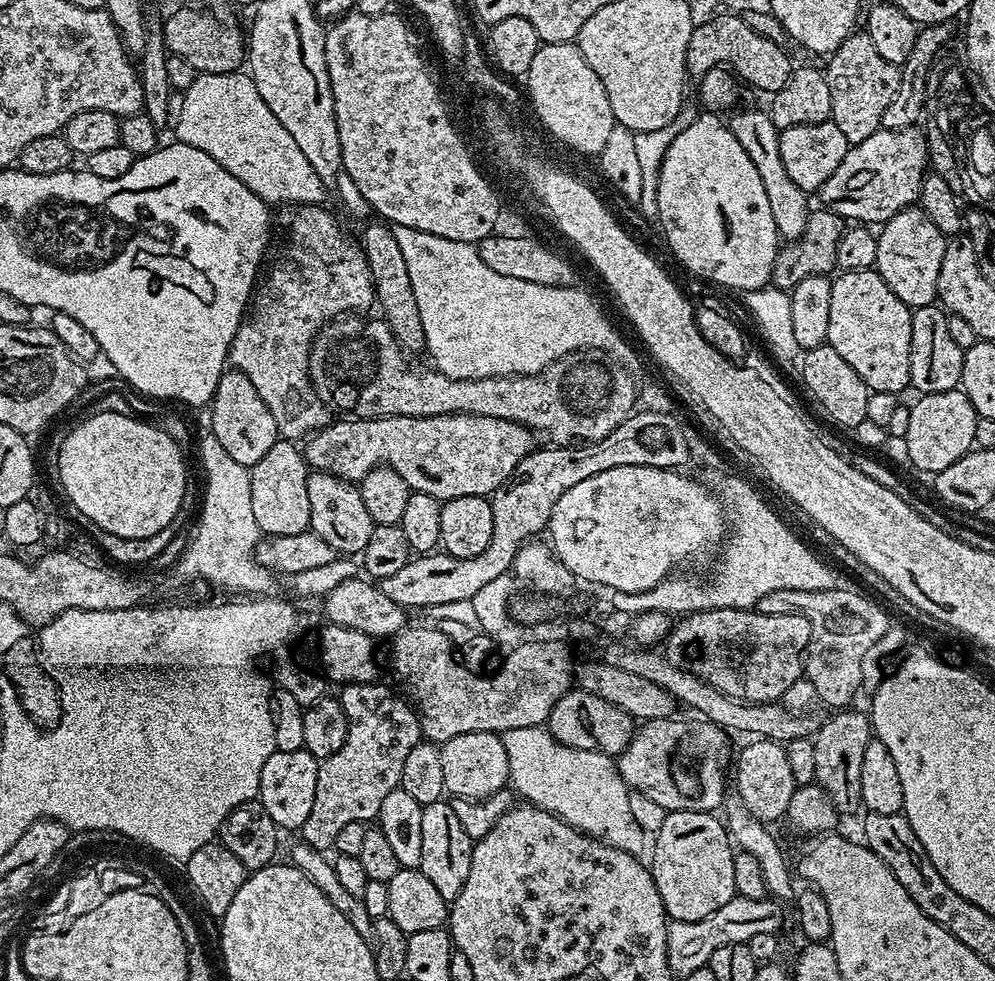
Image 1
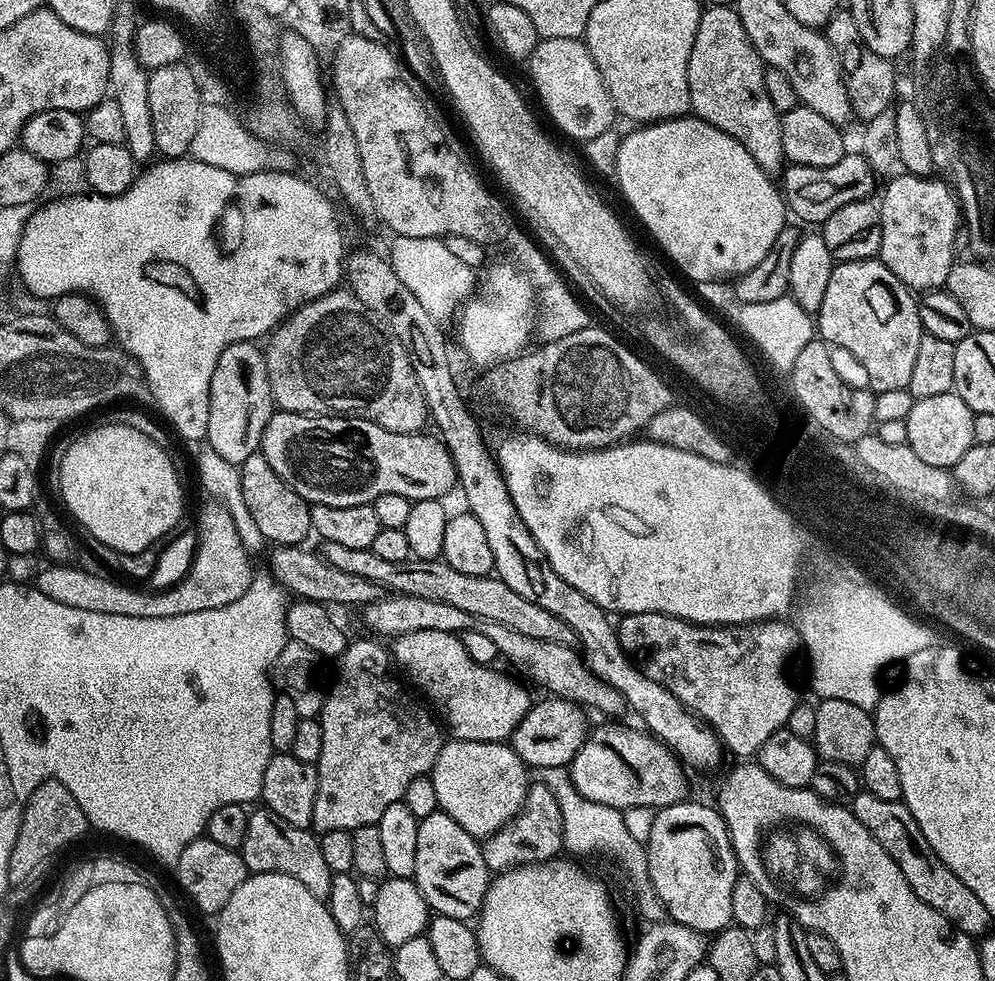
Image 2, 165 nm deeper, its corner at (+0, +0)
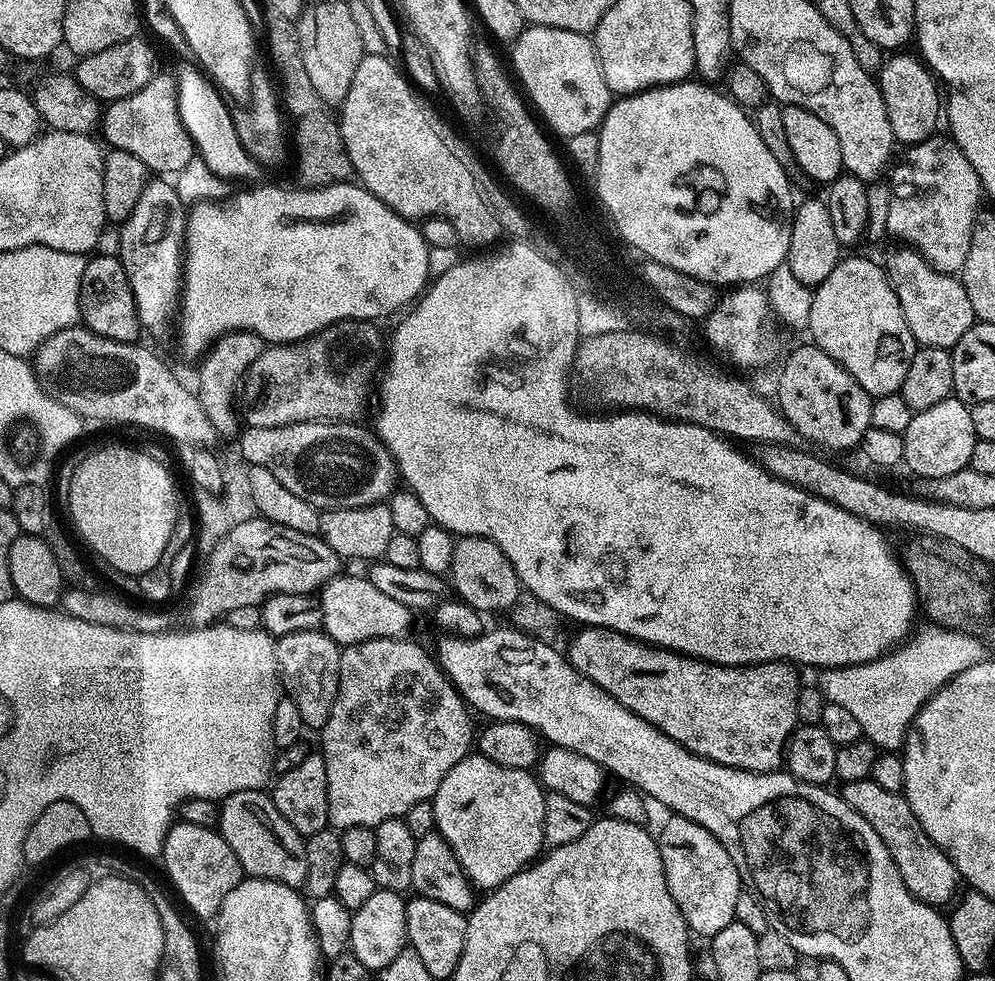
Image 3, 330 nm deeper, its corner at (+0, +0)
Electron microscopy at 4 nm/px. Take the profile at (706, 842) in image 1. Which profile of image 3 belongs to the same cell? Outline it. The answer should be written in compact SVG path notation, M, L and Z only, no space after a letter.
M672 814L667 818L669 820L658 831L658 843L670 898L674 898L678 910L682 910L682 918L689 933L696 935L697 932L700 936L711 938L718 934L718 930L723 930L735 921L734 906L738 903L738 894L742 890L740 875L734 862L730 862L730 854L726 854L722 842L718 842L718 838L714 838L710 830L706 830L698 822L690 822L685 816Z

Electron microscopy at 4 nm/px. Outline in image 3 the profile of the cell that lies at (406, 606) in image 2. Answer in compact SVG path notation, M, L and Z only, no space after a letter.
M336 575L318 593L322 610L322 631L335 644L347 646L378 638L395 640L407 633L404 631L412 624L413 609L407 608L394 598L389 598L387 594L382 594L382 590L378 590L378 586L374 586L374 582L370 582L367 575L344 575Z

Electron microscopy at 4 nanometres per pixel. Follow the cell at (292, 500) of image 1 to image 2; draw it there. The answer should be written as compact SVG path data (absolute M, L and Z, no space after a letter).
M259 454L246 458L239 466L240 477L242 478L242 498L246 498L246 510L250 510L250 515L254 517L254 523L258 525L258 530L262 530L265 541L272 546L300 546L305 543L304 539L312 532L312 509L308 501L302 499L274 470L270 468L270 462Z

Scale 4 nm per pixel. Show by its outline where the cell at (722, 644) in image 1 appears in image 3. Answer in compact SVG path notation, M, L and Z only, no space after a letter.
M584 626L579 631L572 645L566 649L570 663L602 686L606 694L638 714L638 718L650 722L695 756L705 756L708 760L747 772L774 772L781 767L788 737L798 724L796 707L802 680L793 665L782 660L771 660L765 664L748 664L744 668L722 666L696 660L683 652L657 648L655 644L646 644L609 628Z

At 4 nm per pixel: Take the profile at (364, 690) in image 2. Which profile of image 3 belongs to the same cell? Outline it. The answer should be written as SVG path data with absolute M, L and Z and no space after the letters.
M378 638L377 640L367 640L366 642L358 642L357 644L349 644L340 653L340 677L338 678L338 694L334 698L334 706L330 710L330 718L326 718L326 726L319 729L318 736L320 736L320 748L324 761L326 762L326 794L328 795L328 823L333 829L343 830L350 826L366 826L367 828L375 828L376 825L386 822L387 820L395 820L397 818L404 818L412 806L416 806L418 802L423 800L431 801L432 795L438 790L438 786L442 786L442 778L446 778L446 774L450 774L450 770L454 770L454 766L458 766L458 762L462 762L462 758L469 755L474 748L474 732L472 736L472 716L469 705L466 703L463 696L456 691L455 684L448 679L444 674L443 668L420 644L415 644L409 638L397 638L391 640L390 638Z

